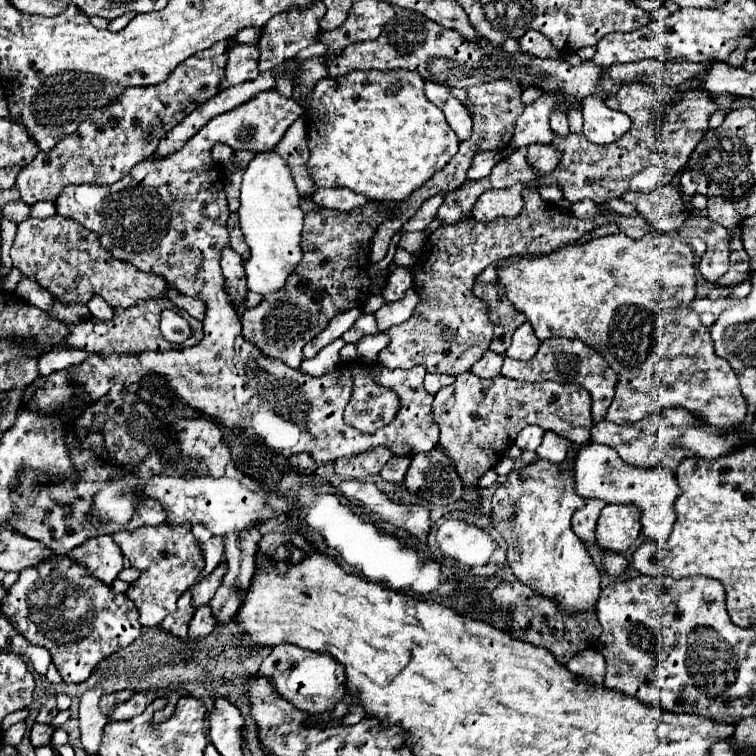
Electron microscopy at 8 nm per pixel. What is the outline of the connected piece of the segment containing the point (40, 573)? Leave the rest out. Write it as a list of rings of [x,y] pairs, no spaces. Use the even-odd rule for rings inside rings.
[[[54,556],[48,562],[42,562],[36,568],[26,568],[20,572],[20,580],[8,590],[8,596],[2,600],[2,612],[8,616],[10,624],[24,634],[32,644],[48,648],[52,662],[56,664],[64,682],[82,682],[86,680],[96,664],[120,648],[132,644],[140,636],[138,610],[126,594],[114,594],[110,586],[104,586],[100,580],[92,578],[84,566],[74,564],[68,556]]]

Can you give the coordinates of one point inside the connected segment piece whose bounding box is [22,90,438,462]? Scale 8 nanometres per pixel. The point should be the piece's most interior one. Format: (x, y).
(167, 216)

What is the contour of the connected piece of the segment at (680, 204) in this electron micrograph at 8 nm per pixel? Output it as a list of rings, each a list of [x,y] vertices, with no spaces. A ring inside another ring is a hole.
[[[660,186],[654,192],[630,192],[622,194],[622,200],[630,202],[642,216],[648,218],[652,228],[664,234],[676,232],[688,218],[688,208],[682,194],[674,186]]]

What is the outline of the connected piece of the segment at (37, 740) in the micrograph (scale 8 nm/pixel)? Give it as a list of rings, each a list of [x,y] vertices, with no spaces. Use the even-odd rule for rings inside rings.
[[[36,722],[34,728],[32,728],[32,732],[30,732],[30,742],[32,742],[32,746],[38,748],[38,746],[50,744],[54,730],[56,730],[56,726],[52,726],[52,724],[44,726],[44,724],[38,724],[38,722]]]

